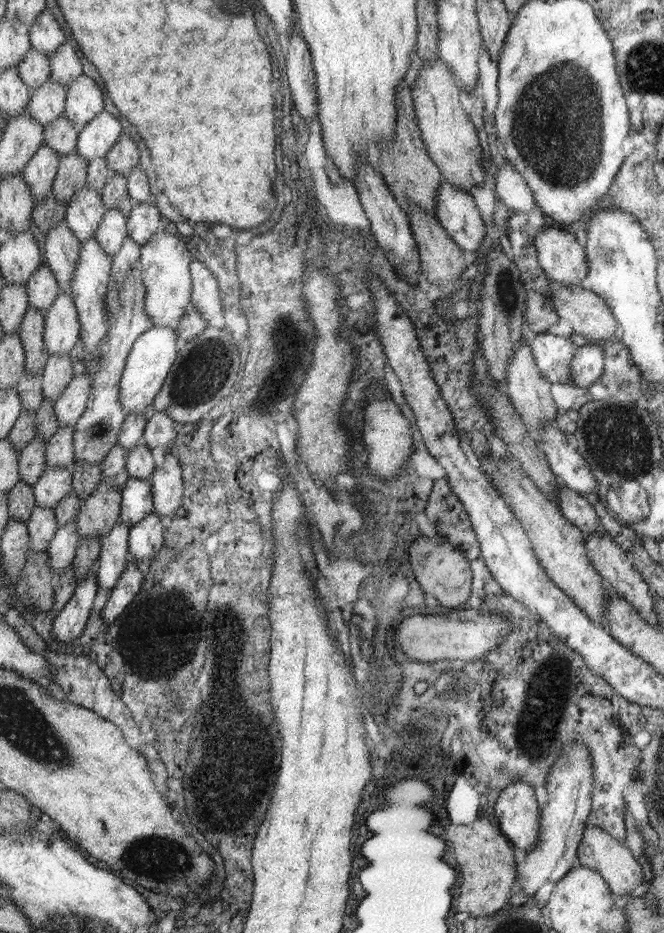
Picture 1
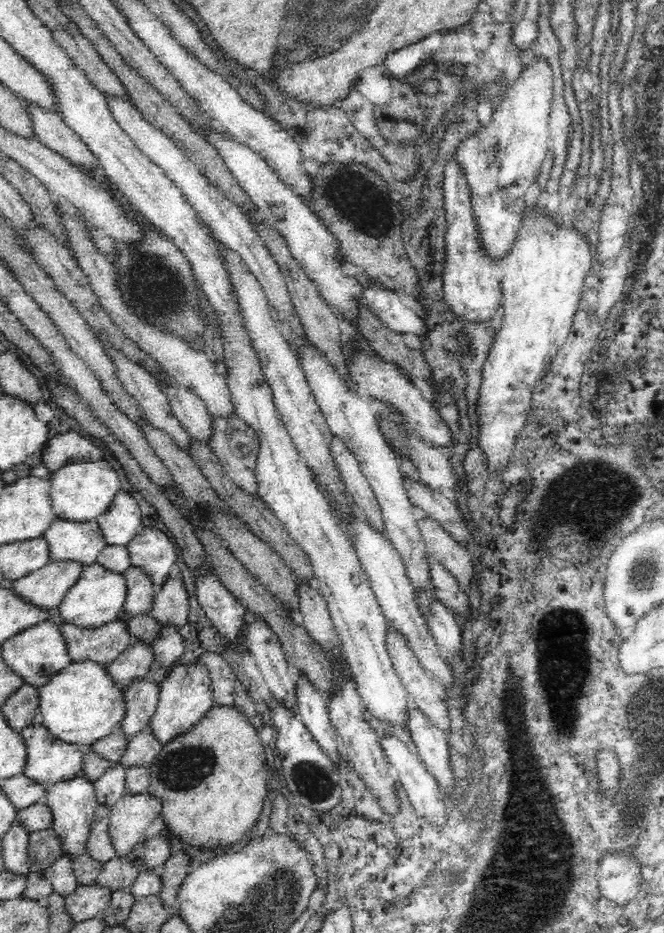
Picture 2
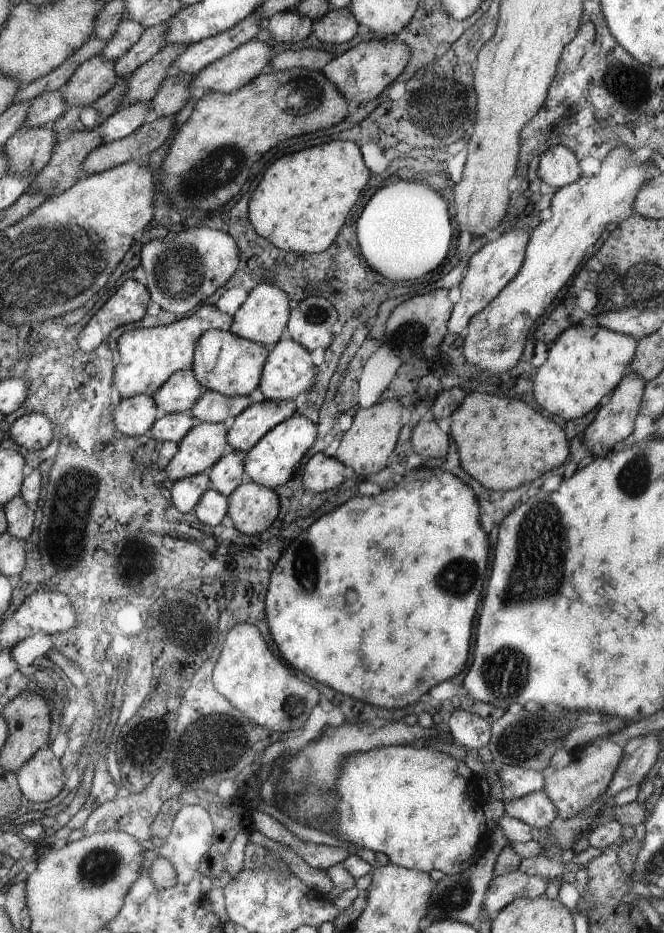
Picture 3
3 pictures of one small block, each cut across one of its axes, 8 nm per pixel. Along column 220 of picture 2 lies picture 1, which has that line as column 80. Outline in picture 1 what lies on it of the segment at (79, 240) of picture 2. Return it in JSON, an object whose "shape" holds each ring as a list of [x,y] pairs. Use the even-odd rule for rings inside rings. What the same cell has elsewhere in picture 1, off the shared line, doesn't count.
{"shape":[[[87,374],[72,378],[68,387],[53,401],[59,427],[74,426],[86,410],[92,380]]]}

